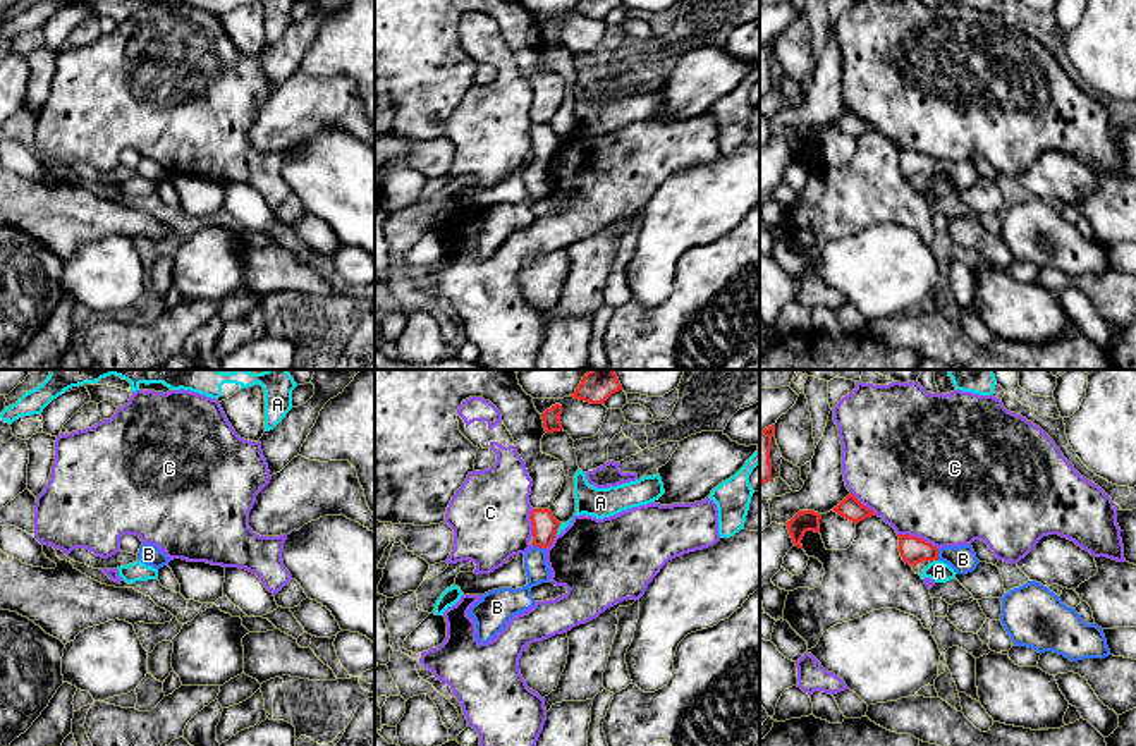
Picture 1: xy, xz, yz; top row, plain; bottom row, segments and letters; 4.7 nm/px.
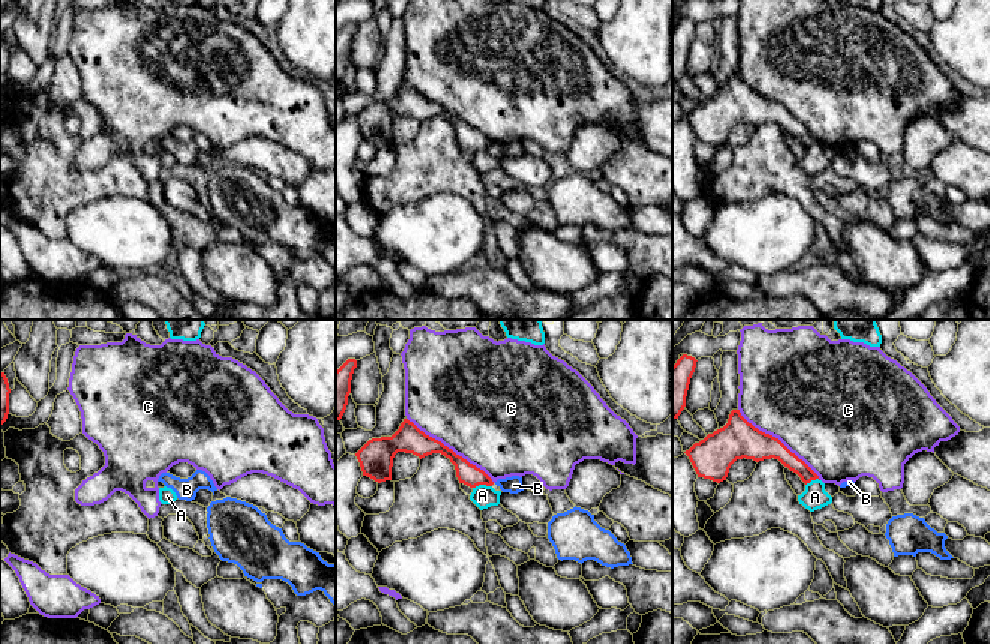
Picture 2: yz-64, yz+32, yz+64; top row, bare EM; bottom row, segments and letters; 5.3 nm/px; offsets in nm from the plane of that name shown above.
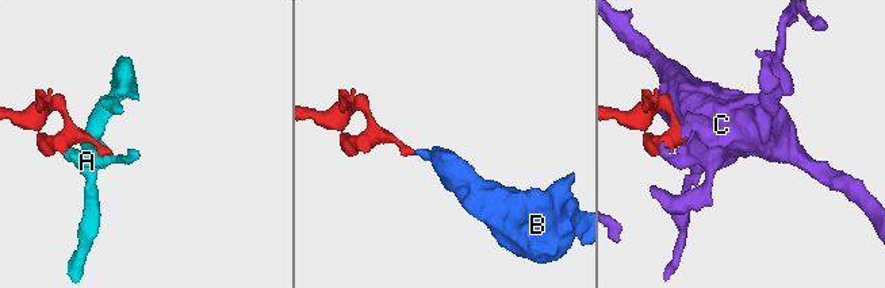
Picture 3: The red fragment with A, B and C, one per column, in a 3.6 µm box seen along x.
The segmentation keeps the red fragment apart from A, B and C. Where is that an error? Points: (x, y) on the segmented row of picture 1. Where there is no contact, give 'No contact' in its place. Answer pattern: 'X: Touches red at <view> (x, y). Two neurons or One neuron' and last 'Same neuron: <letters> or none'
A: Touches red at xz (557, 530). Two neurons
B: Touches red at xz (538, 545). One neuron
C: Touches red at yz (916, 537). Two neurons
Same neuron: B

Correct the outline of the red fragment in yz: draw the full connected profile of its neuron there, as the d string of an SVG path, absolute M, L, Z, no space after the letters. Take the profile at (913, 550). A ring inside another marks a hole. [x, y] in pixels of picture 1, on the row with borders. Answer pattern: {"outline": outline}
{"outline": "M897 536L901 557L909 566L916 566L923 560L942 560L949 564L957 574L968 574L973 572L980 564L971 545L937 548L918 536Z"}

